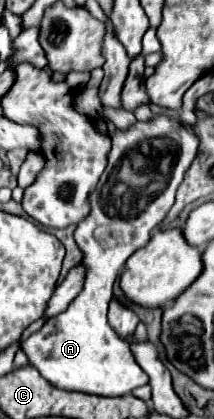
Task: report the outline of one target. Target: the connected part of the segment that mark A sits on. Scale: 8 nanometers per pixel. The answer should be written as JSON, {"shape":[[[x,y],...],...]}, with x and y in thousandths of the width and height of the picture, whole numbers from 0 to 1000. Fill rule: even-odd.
{"shape":[[[766,274],[720,279],[701,294],[636,294],[598,313],[533,313],[505,399],[421,470],[430,508],[374,527],[346,556],[393,604],[383,623],[411,632],[411,671],[299,747],[224,761],[187,790],[103,814],[103,838],[131,847],[140,871],[168,871],[243,919],[542,947],[692,914],[692,895],[617,852],[598,819],[505,776],[505,723],[561,642],[626,599],[701,575],[701,551],[794,504],[822,451],[916,370],[925,327],[897,308],[832,289],[785,289]],[[570,532],[579,547],[617,542],[617,561],[486,561]]]}

